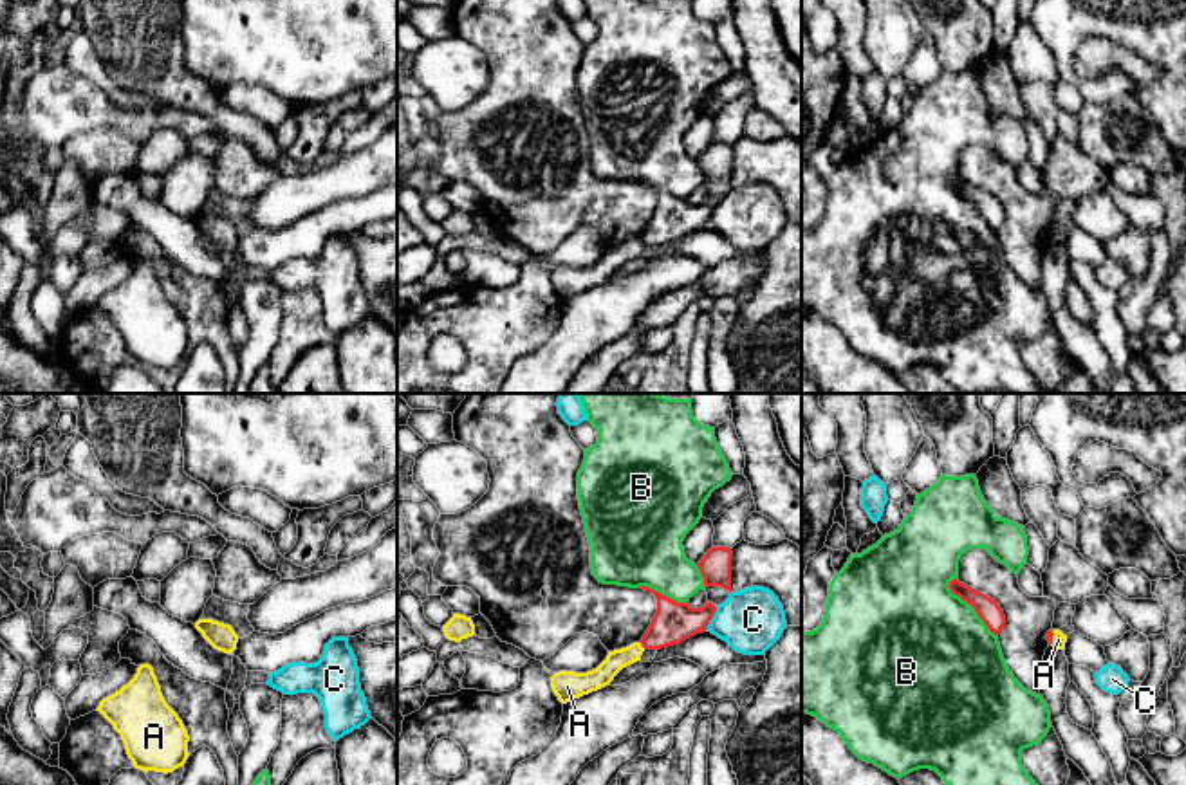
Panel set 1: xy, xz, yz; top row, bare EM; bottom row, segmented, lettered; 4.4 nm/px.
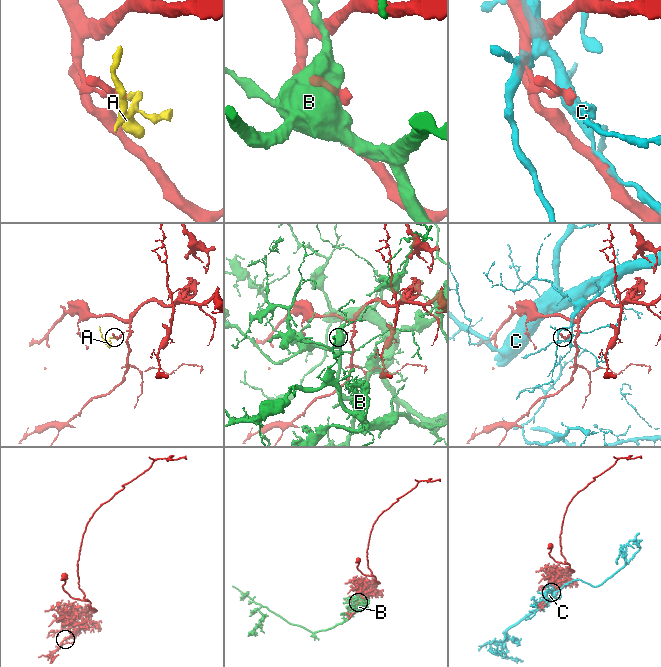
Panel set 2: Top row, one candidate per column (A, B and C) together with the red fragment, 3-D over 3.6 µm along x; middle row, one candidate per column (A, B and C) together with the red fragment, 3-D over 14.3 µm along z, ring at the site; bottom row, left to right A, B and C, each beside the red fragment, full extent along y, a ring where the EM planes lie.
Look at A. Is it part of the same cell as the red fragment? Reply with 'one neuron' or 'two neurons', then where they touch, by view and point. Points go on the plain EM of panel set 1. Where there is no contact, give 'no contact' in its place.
two neurons | xz (641, 240)

